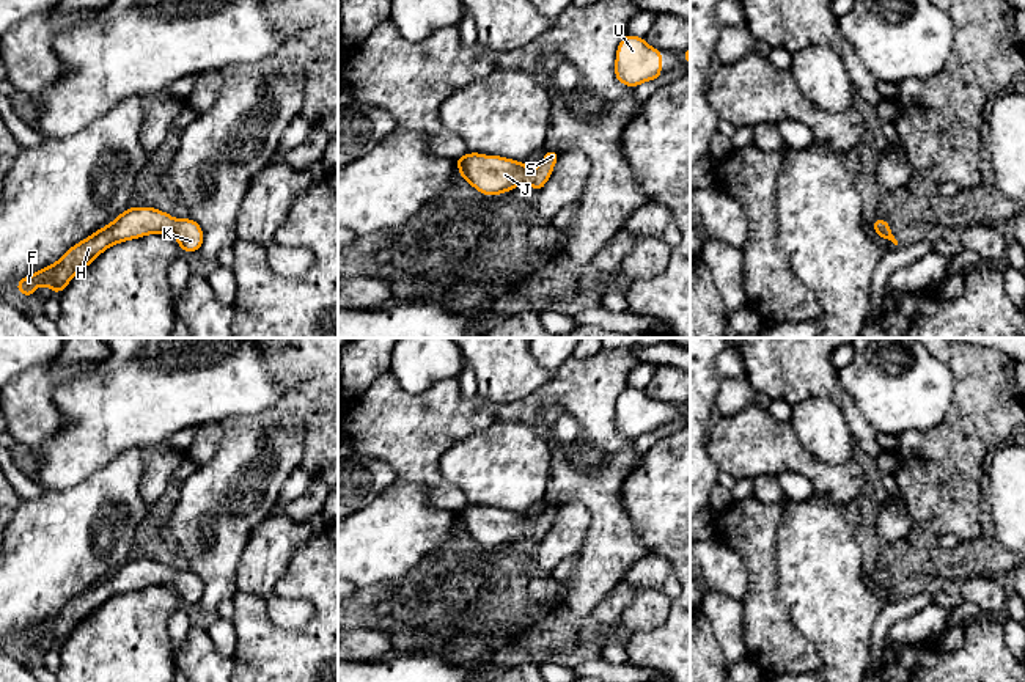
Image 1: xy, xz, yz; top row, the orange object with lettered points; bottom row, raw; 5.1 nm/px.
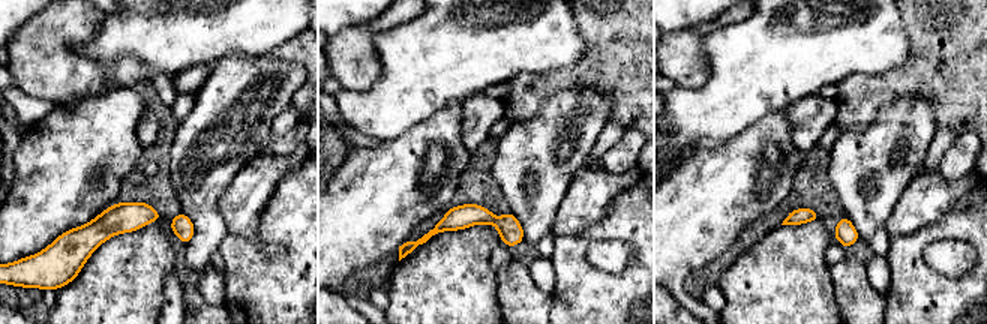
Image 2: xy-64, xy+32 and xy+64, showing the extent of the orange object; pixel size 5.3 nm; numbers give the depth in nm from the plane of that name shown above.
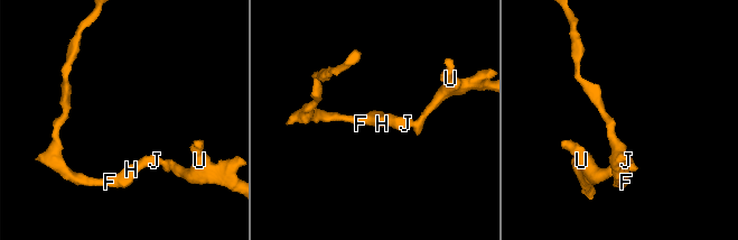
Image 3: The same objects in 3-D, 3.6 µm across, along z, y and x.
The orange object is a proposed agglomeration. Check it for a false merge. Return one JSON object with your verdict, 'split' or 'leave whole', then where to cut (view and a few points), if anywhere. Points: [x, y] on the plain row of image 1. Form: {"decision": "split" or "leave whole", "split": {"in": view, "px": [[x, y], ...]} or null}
{"decision": "leave whole", "split": null}

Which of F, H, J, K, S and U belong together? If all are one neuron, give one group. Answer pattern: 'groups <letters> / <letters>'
groups F H J K S U

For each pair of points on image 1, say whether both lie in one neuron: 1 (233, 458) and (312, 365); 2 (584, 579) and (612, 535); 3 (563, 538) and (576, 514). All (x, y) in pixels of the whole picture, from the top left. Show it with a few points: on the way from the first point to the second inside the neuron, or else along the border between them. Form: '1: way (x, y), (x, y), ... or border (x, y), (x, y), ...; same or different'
1: border (294, 431), (282, 428), (233, 428), (224, 440); different
2: way (595, 568), (606, 557), (610, 546); same
3: way (568, 531), (571, 520); same

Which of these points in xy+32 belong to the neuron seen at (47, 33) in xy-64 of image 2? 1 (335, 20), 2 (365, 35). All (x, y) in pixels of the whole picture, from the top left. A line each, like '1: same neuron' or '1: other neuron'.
1: other neuron
2: same neuron

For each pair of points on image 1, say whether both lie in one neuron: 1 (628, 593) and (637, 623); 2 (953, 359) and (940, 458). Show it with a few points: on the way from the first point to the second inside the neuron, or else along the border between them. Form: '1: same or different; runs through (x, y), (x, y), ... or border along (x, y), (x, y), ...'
1: different; border along (635, 590), (618, 627)
2: same; runs through (966, 384), (964, 432)

